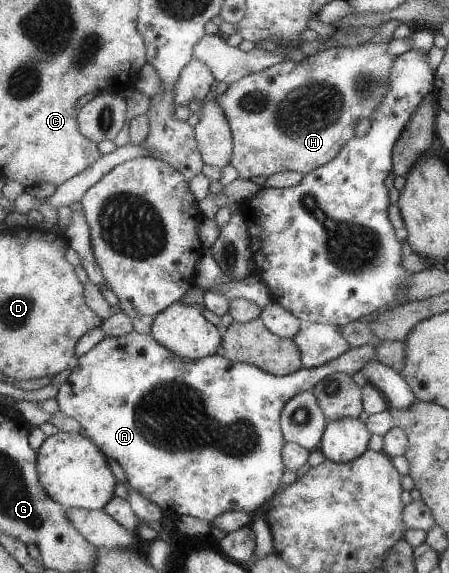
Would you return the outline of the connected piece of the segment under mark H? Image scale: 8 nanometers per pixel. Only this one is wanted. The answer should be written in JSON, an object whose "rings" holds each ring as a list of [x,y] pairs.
{"rings":[[[365,43],[358,47],[324,50],[305,56],[302,61],[286,60],[264,71],[247,75],[231,83],[226,93],[218,96],[218,105],[224,111],[235,141],[231,165],[242,179],[258,175],[266,177],[280,171],[297,171],[304,176],[314,169],[334,161],[338,153],[354,139],[354,127],[361,119],[372,119],[390,87],[390,73],[398,56],[388,53],[389,43]]]}

